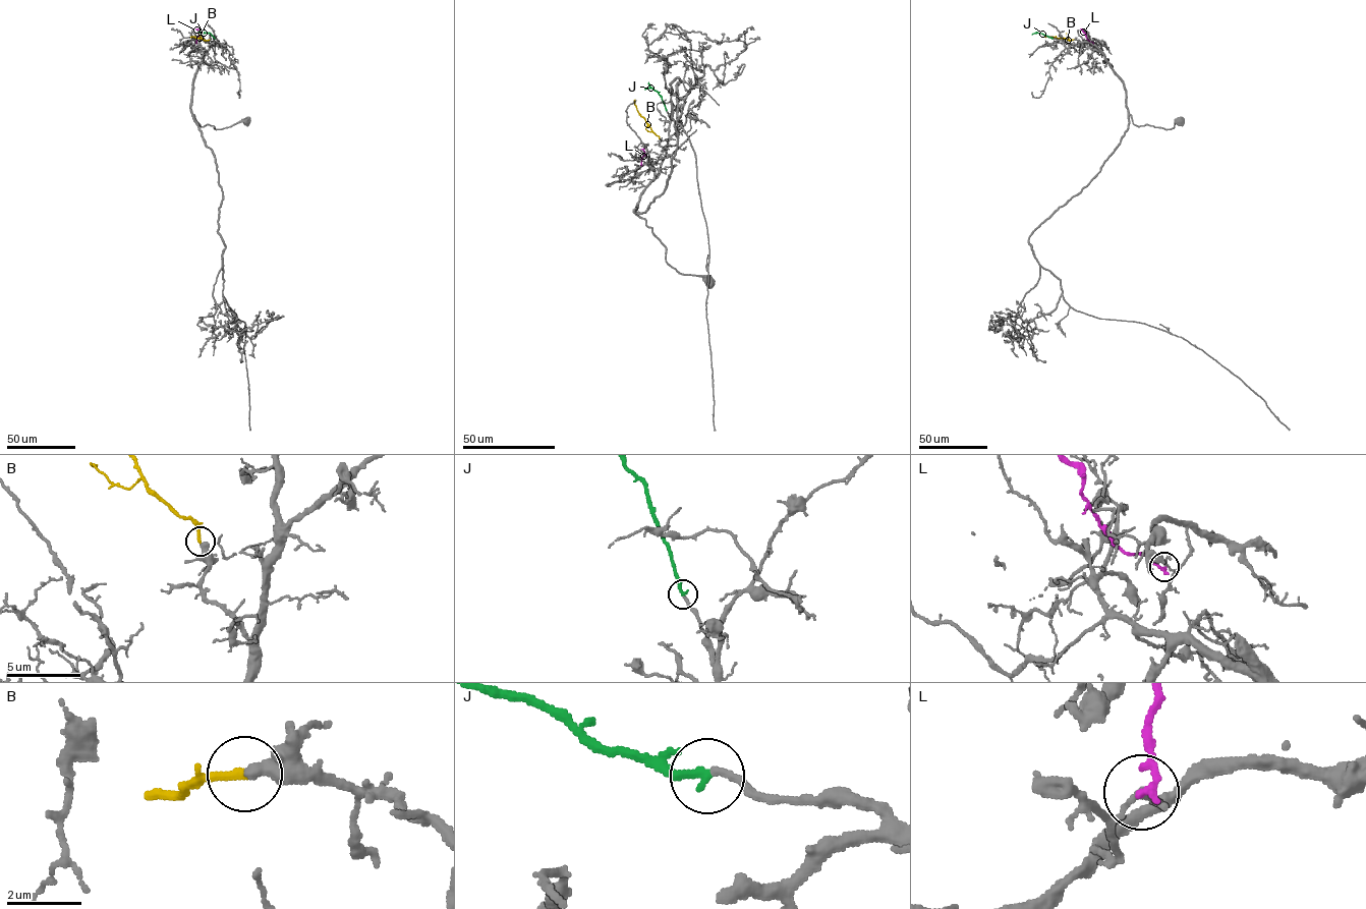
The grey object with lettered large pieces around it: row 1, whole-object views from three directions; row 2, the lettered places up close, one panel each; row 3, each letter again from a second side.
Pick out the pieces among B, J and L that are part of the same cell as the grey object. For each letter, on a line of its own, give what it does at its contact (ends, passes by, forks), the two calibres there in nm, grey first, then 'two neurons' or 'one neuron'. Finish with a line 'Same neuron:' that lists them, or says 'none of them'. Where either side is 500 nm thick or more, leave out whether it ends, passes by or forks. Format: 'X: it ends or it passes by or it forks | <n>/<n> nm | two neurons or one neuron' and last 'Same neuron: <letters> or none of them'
B: it ends | 320/240 nm | one neuron
J: it ends | 190/240 nm | one neuron
L: it ends | 240/240 nm | two neurons
Same neuron: B, J

